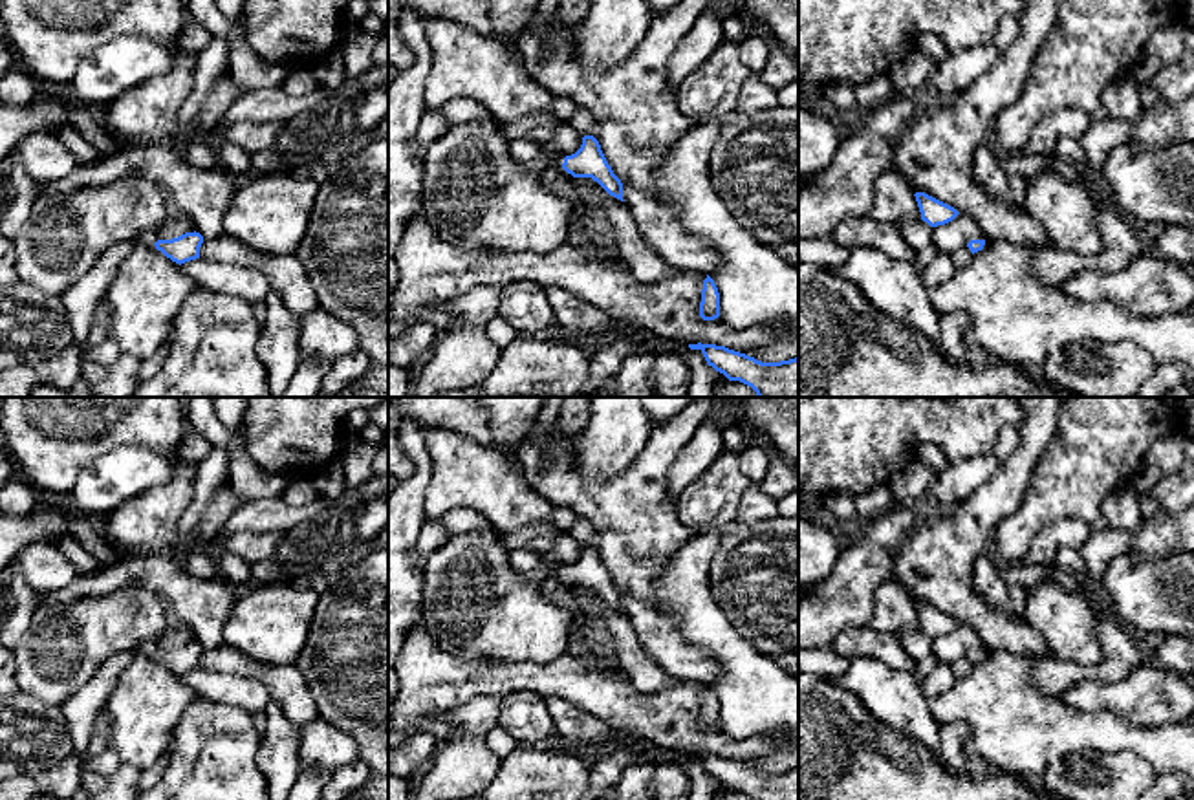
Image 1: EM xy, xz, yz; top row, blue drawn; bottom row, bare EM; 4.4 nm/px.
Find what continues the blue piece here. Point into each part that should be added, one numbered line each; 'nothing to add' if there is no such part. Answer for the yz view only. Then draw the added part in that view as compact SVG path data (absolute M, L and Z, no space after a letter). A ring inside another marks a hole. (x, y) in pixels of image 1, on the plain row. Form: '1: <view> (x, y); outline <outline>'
nothing to add

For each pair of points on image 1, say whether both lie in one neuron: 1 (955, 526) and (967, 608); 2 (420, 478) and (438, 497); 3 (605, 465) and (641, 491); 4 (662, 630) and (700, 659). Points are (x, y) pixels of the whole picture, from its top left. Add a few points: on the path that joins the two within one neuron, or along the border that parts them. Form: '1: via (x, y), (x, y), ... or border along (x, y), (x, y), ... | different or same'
1: via (955, 546), (955, 588) | same
2: border along (423, 443), (431, 464), (427, 518) | different
3: border along (647, 442), (610, 478), (594, 480), (575, 471) | different
4: via (671, 639), (691, 659) | same

